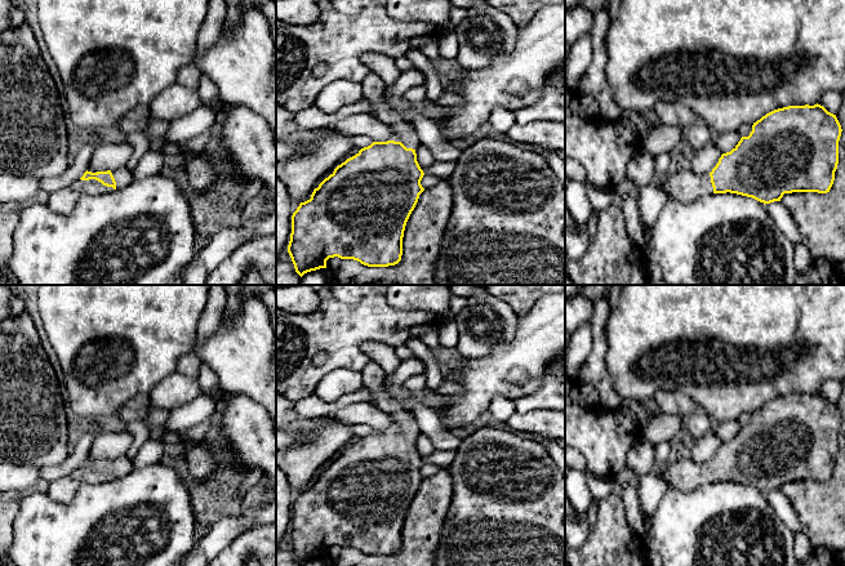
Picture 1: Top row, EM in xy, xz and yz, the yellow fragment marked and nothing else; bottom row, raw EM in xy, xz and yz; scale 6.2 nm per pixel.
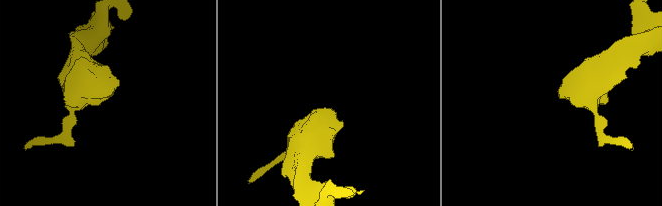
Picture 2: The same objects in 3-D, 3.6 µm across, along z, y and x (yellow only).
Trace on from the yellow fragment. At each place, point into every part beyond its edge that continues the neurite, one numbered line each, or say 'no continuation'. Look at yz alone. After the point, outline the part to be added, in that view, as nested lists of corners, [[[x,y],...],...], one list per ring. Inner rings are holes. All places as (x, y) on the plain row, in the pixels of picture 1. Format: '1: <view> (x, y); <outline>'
1: yz (685, 475); [[[686,454],[659,476],[667,481],[670,490],[682,493],[689,493],[698,486],[713,482],[710,463],[699,464]]]

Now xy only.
1: xy (62, 490); [[[95,468],[81,469],[71,472],[67,476],[57,478],[48,483],[45,491],[48,495],[58,503],[70,503],[75,498],[77,490],[85,485],[95,485],[114,480],[112,476],[103,474]]]

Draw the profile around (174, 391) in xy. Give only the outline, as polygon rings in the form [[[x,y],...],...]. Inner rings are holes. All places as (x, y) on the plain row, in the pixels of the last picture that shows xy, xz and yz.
[[[175,373],[156,384],[148,393],[148,398],[152,407],[170,411],[191,402],[200,395],[203,395],[203,389],[197,380],[190,380]]]

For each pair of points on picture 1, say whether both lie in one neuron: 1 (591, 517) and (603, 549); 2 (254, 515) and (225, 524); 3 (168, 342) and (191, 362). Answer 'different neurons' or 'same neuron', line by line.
1: different neurons
2: same neuron
3: different neurons

